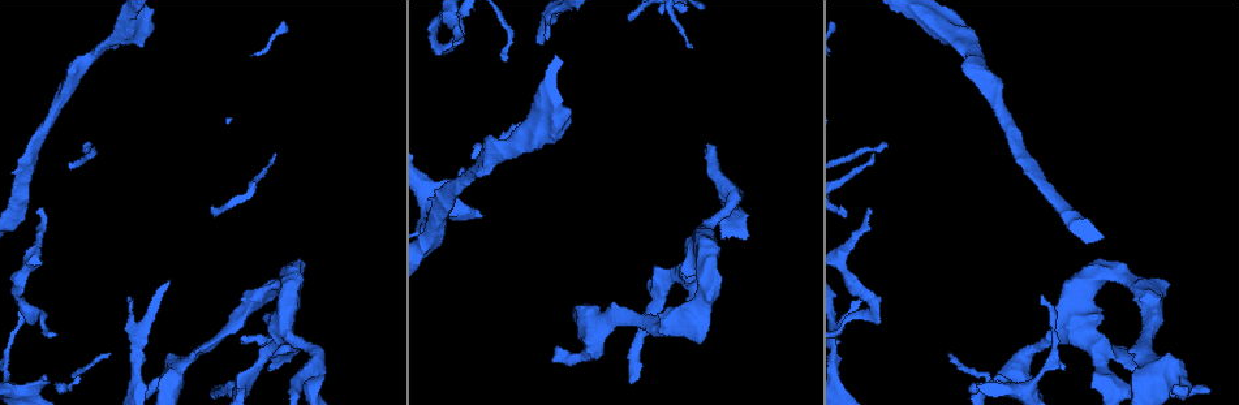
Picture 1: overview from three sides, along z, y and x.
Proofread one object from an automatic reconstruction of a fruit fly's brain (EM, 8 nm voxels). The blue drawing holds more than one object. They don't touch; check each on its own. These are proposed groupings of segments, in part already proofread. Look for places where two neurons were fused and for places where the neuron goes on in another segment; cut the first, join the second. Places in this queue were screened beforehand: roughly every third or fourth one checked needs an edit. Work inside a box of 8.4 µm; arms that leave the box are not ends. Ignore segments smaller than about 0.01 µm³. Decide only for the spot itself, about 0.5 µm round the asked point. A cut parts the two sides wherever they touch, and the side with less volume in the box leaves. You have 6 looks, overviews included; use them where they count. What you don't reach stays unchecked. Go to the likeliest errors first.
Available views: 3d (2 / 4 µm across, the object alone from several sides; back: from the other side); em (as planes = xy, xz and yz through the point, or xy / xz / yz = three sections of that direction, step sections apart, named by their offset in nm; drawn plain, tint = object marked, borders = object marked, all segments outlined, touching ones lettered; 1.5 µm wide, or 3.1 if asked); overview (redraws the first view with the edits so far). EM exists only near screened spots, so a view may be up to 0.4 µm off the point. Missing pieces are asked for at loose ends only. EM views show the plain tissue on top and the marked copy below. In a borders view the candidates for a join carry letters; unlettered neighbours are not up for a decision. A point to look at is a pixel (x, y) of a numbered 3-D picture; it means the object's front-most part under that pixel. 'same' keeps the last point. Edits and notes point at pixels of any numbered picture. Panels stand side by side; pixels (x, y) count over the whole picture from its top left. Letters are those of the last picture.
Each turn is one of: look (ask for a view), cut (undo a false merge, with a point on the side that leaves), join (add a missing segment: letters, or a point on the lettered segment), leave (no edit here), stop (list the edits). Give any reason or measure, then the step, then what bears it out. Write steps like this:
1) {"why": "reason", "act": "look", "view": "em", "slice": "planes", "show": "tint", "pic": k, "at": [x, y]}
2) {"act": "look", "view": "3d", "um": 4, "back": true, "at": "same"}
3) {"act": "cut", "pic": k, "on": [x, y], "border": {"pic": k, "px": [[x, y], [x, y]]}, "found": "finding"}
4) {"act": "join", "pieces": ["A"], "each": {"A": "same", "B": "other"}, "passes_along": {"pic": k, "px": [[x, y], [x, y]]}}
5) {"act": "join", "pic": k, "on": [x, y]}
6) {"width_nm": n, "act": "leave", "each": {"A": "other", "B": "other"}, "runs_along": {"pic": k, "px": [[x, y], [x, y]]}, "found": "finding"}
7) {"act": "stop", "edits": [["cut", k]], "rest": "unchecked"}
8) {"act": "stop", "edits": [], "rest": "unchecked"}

{"why": "an open end", "act": "look", "view": "em", "slice": "planes", "show": "borders", "pic": 1, "at": [270, 369]}

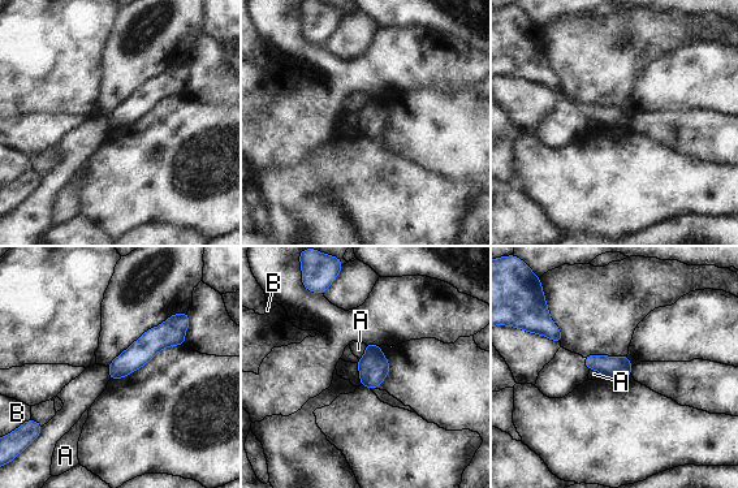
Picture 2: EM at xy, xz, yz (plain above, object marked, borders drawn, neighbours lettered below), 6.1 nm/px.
{"width_nm": 140, "act": "leave", "each": {"A": "other", "B": "other"}, "runs_along": {"pic": 2, "px": [[175, 320], [112, 375]]}, "found": "no lettered segment goes on from it"}

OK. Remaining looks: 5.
{"why": "thin end", "act": "look", "view": "3d", "um": 2, "pic": 1, "at": [547, 38]}

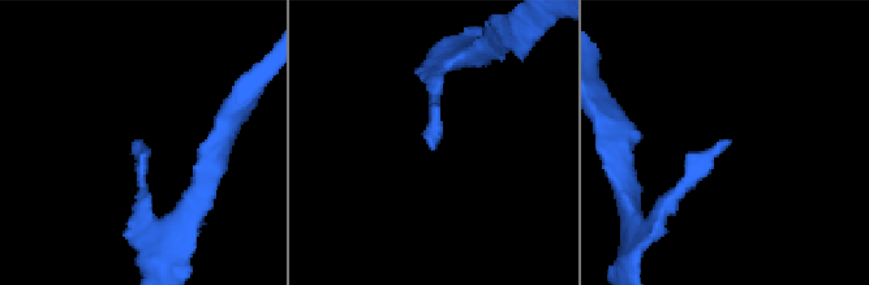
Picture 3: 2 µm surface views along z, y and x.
{"why": "shape alone is not enough", "act": "look", "view": "em", "slice": "xz", "step": 8, "show": "tint", "pic": 3, "at": [429, 149]}

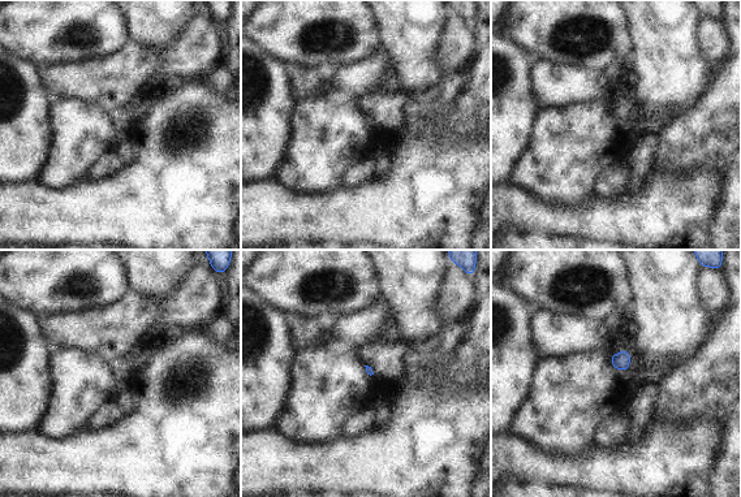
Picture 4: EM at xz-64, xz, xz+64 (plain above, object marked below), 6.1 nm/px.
{"act": "look", "view": "em", "slice": "planes", "show": "borders", "at": "same"}

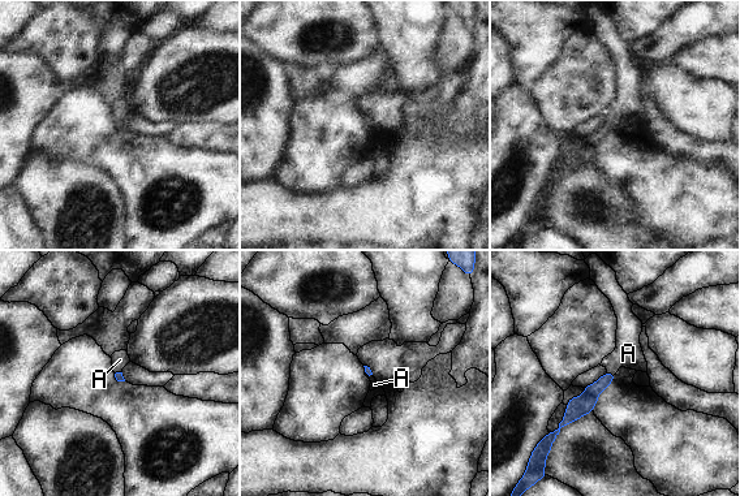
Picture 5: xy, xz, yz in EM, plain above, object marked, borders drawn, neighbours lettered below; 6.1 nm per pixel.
{"act": "join", "pieces": ["A"], "each": {"A": "same"}, "passes_along": {"pic": 5, "px": [[585, 404], [611, 372], [628, 353]]}, "found": "it goes on there"}

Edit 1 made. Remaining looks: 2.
{"why": "tapers out", "act": "look", "view": "3d", "um": 4, "back": true, "pic": 1, "at": [459, 43]}

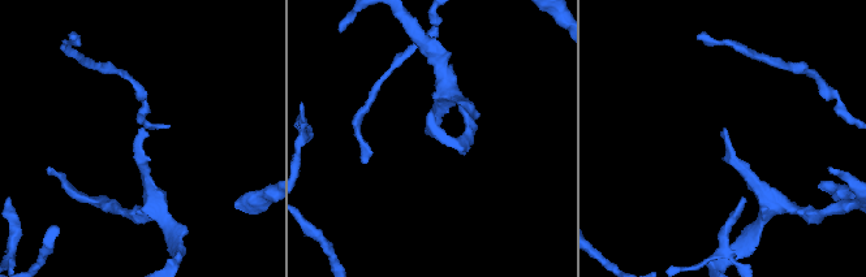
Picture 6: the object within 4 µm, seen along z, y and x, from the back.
{"act": "look", "view": "em", "slice": "xz", "step": 4, "show": "borders", "pic": 6, "at": [727, 131]}

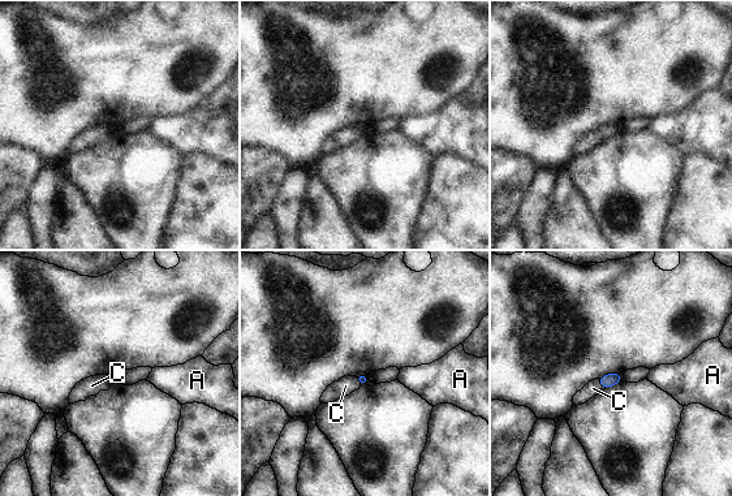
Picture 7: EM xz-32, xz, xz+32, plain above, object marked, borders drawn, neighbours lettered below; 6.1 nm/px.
{"act": "join", "pieces": ["C"], "each": {"A": "other", "C": "same"}, "passes_along": {"pic": 7, "px": [[610, 379], [601, 384], [593, 388]]}, "found": "the neuron continues"}

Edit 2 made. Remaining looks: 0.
{"act": "stop", "edits": [["join", 5], ["join", 7]], "rest": "unchecked"}

